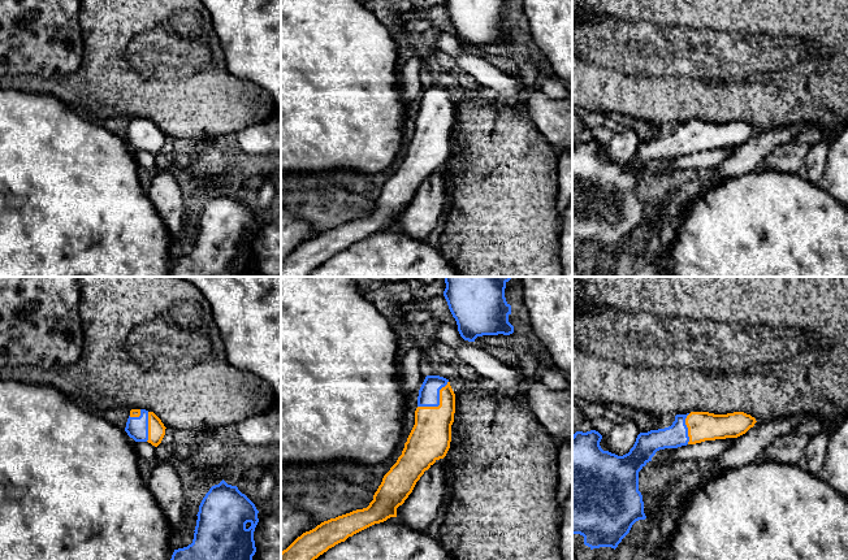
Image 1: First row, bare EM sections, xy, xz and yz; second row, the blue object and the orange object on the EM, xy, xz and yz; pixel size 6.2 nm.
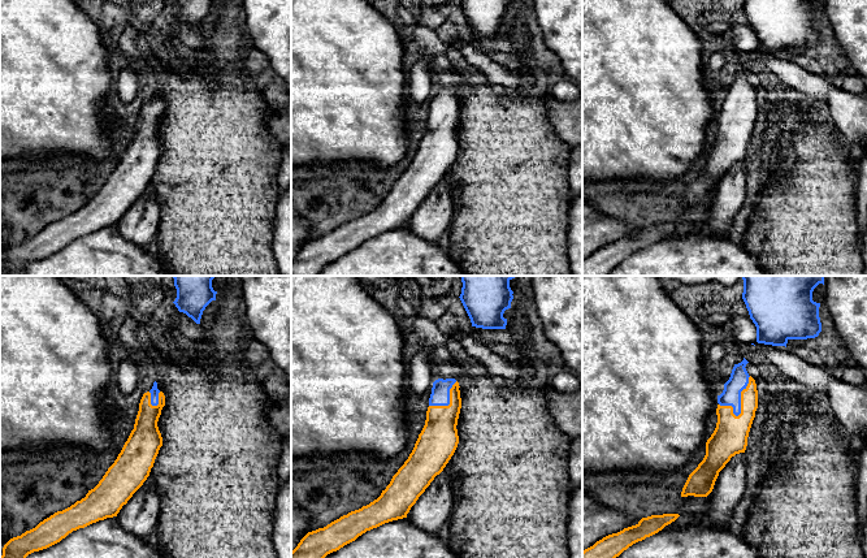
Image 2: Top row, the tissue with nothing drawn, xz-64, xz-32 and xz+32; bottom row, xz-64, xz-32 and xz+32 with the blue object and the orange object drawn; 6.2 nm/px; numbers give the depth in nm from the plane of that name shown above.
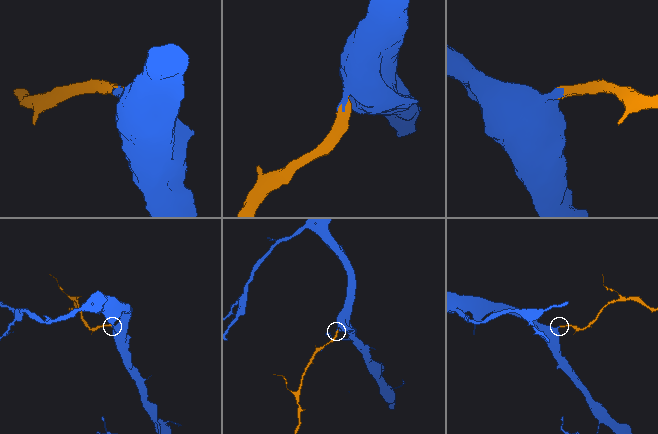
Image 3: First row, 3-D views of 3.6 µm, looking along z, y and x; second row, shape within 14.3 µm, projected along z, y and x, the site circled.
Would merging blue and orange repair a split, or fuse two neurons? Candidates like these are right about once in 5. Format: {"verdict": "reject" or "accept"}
{"verdict": "accept"}

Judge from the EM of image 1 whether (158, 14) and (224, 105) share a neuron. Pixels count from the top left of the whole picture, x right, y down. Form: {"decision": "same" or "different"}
{"decision": "same"}

